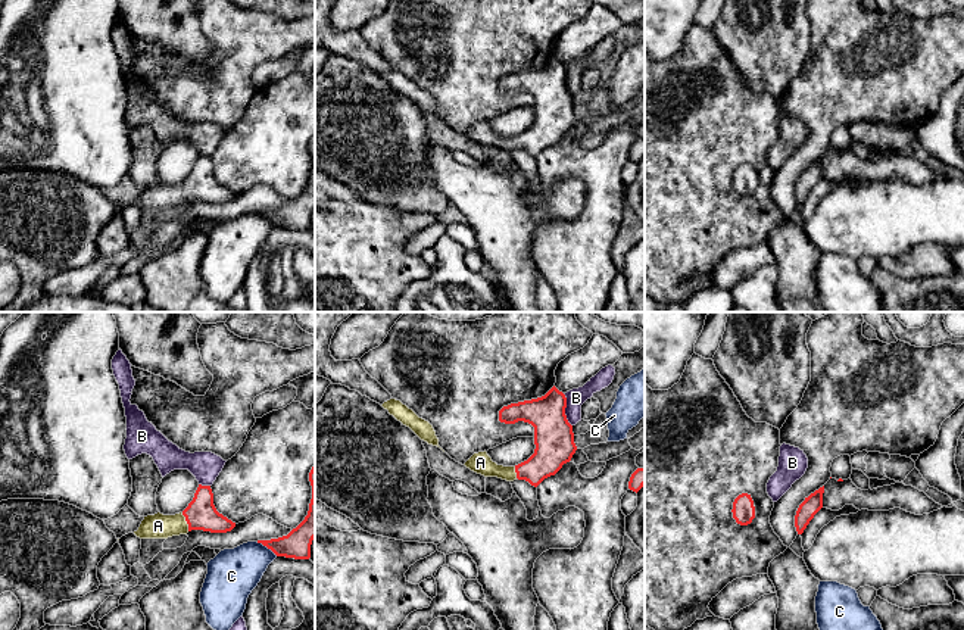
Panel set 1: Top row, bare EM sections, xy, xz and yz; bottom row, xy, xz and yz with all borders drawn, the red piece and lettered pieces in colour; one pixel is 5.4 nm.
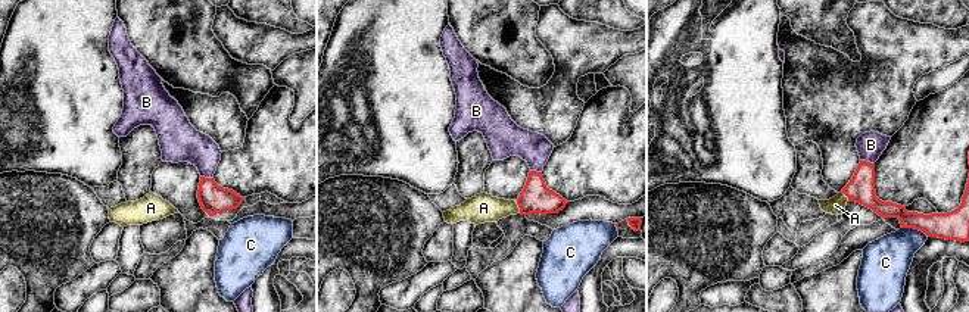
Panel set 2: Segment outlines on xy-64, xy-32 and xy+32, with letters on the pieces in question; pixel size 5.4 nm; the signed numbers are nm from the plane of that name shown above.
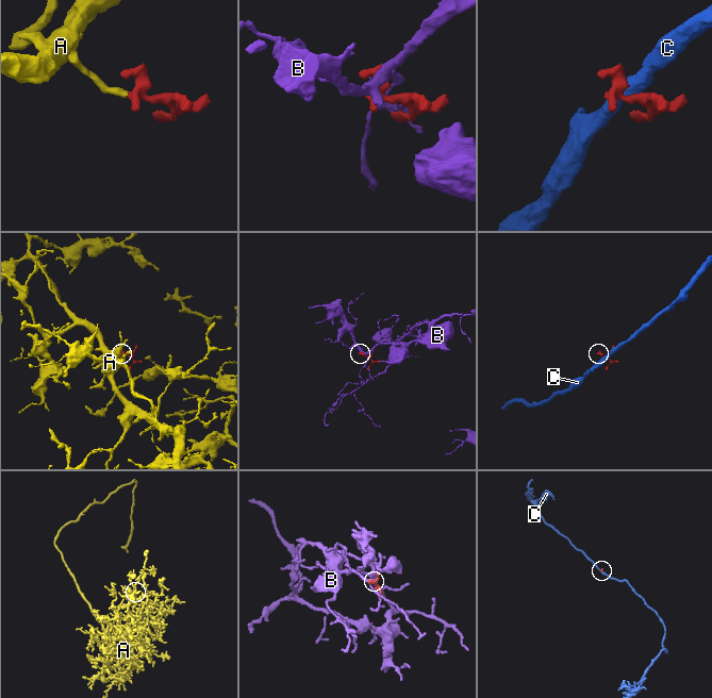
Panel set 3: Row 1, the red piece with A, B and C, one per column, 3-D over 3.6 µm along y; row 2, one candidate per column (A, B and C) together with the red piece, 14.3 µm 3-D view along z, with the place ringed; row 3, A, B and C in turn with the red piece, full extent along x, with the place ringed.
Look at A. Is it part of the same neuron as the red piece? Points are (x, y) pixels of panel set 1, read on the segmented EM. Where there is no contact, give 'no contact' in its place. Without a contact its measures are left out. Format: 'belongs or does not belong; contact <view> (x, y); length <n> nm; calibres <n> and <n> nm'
belongs; contact xy (186, 520); length 110 nm; calibres 170 and 140 nm

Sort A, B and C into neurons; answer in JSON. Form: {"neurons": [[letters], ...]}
{"neurons": [["A"], ["B"], ["C"]]}

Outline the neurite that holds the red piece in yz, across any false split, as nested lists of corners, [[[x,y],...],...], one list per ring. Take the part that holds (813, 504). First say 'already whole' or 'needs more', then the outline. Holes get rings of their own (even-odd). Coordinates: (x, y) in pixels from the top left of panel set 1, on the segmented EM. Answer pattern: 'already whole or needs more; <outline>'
already whole; [[[824,486],[805,498],[805,500],[799,505],[795,515],[795,527],[798,534],[804,533],[814,515],[823,508],[823,493]]]

